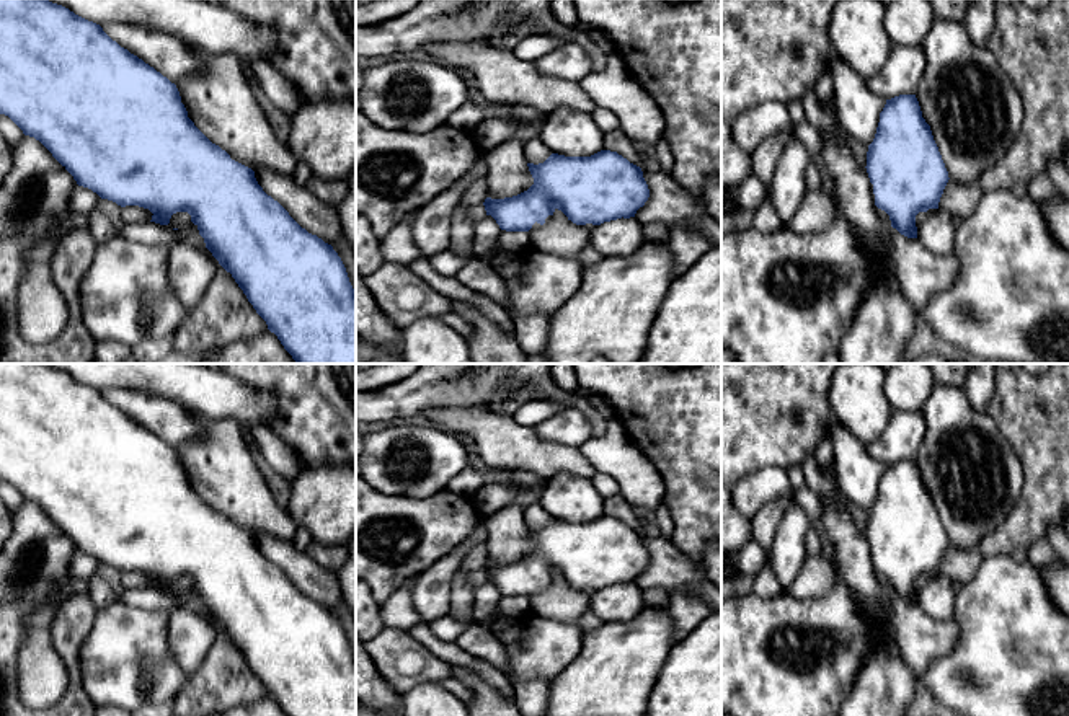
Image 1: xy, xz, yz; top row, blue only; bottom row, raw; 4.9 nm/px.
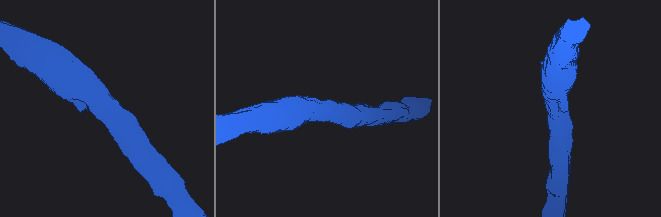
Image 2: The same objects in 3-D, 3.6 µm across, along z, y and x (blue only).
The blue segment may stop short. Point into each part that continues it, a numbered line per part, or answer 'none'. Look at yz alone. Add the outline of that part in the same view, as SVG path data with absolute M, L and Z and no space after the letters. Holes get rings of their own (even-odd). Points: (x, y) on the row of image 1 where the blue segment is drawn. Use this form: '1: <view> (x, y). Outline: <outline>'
none

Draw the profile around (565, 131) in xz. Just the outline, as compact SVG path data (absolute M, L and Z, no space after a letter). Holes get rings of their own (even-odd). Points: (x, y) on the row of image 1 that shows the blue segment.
M558 108L547 114L539 137L552 153L591 157L604 150L604 134L589 113Z

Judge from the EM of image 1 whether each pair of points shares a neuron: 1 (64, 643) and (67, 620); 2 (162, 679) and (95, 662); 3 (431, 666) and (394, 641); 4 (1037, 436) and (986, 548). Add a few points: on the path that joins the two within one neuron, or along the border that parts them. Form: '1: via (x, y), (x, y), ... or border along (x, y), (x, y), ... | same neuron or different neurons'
1: via (67, 638), (67, 625) | same neuron
2: via (146, 672), (128, 662), (111, 662) | same neuron
3: via (421, 666), (403, 651) | same neuron
4: via (1037, 465), (1037, 504), (1015, 525) | same neuron

